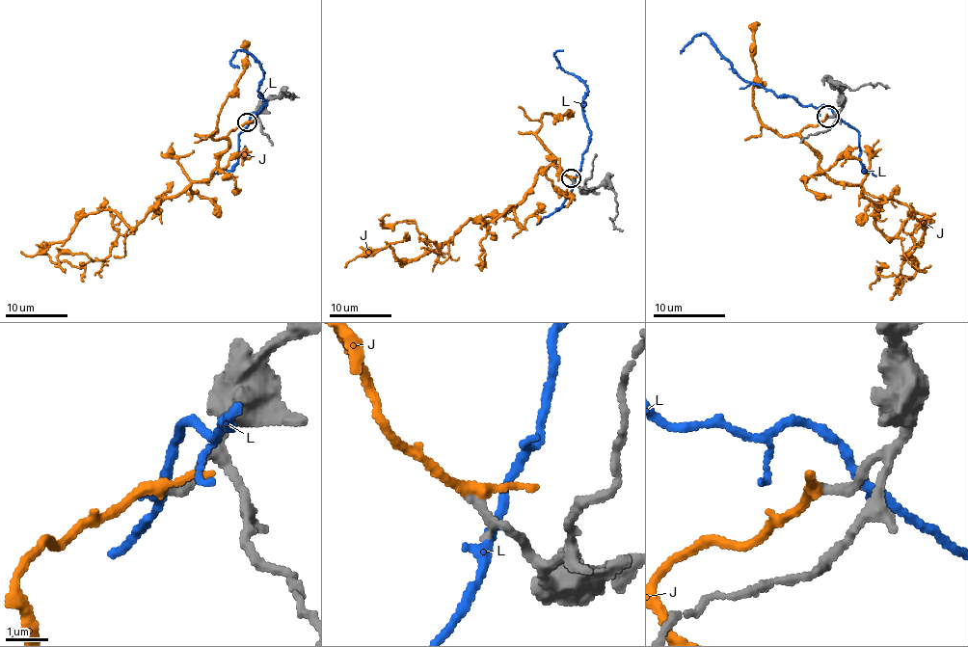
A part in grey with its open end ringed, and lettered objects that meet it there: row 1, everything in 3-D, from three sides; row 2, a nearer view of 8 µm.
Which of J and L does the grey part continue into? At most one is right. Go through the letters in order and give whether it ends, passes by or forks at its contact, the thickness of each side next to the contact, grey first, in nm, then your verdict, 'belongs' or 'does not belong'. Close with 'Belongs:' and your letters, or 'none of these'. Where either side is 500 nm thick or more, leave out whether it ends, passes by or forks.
J: it passes by; calibres 200 and 240 nm; belongs
L: it passes by; calibres 240 and 240 nm; does not belong
Belongs: J

